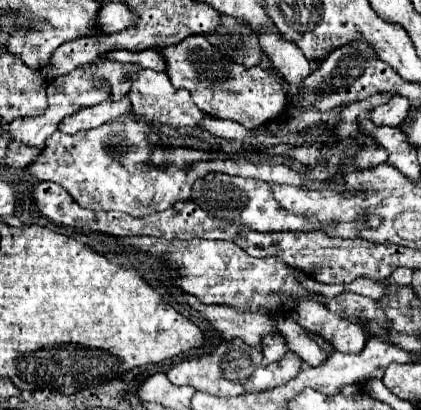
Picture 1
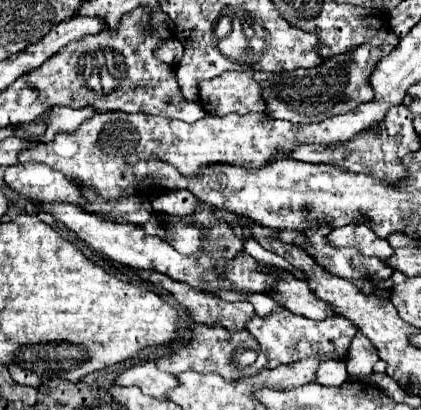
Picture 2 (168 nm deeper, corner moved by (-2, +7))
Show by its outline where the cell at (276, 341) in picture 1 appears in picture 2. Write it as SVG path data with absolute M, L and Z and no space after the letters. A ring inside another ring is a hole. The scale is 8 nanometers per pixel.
M280 308L266 318L260 318L254 314L250 318L250 324L246 324L246 330L258 340L260 350L268 358L268 368L278 368L286 364L296 364L298 360L304 360L308 356L338 356L338 352L346 352L350 348L350 340L356 334L356 326L342 318L342 316L330 316L322 322L292 314L286 308Z

